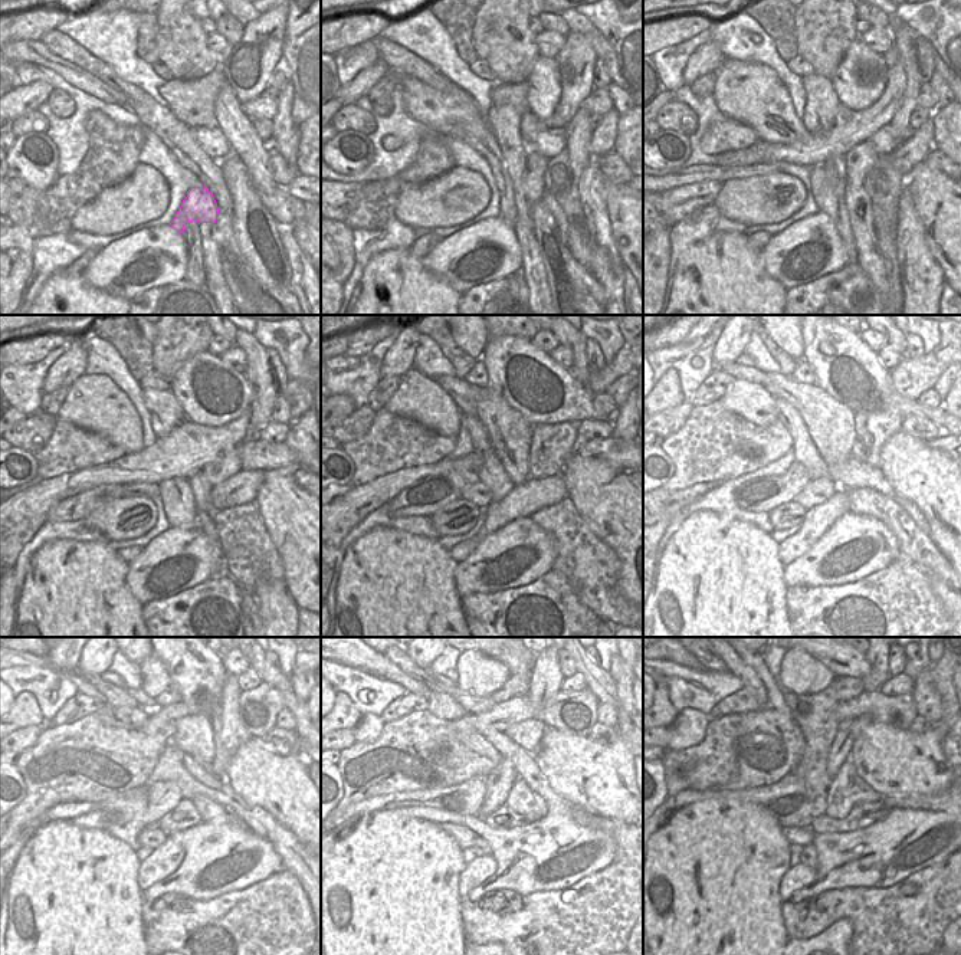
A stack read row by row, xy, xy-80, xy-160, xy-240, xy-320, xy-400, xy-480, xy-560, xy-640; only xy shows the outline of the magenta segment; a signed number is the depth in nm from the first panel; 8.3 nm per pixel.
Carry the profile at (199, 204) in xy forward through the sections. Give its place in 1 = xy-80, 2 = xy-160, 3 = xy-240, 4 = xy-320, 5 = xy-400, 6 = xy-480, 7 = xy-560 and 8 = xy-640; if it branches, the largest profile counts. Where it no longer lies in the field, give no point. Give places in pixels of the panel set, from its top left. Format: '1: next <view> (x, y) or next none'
1: next xy-80 (534, 174)
2: next xy-160 (859, 158)
3: next xy-240 (228, 463)
4: next xy-320 (551, 446)
5: next xy-400 (875, 429)
6: next xy-480 (229, 734)
7: next xy-560 (545, 679)
8: next xy-640 (879, 672)

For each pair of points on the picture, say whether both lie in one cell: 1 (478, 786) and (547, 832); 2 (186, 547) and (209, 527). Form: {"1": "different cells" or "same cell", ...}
{"1": "different cells", "2": "different cells"}

